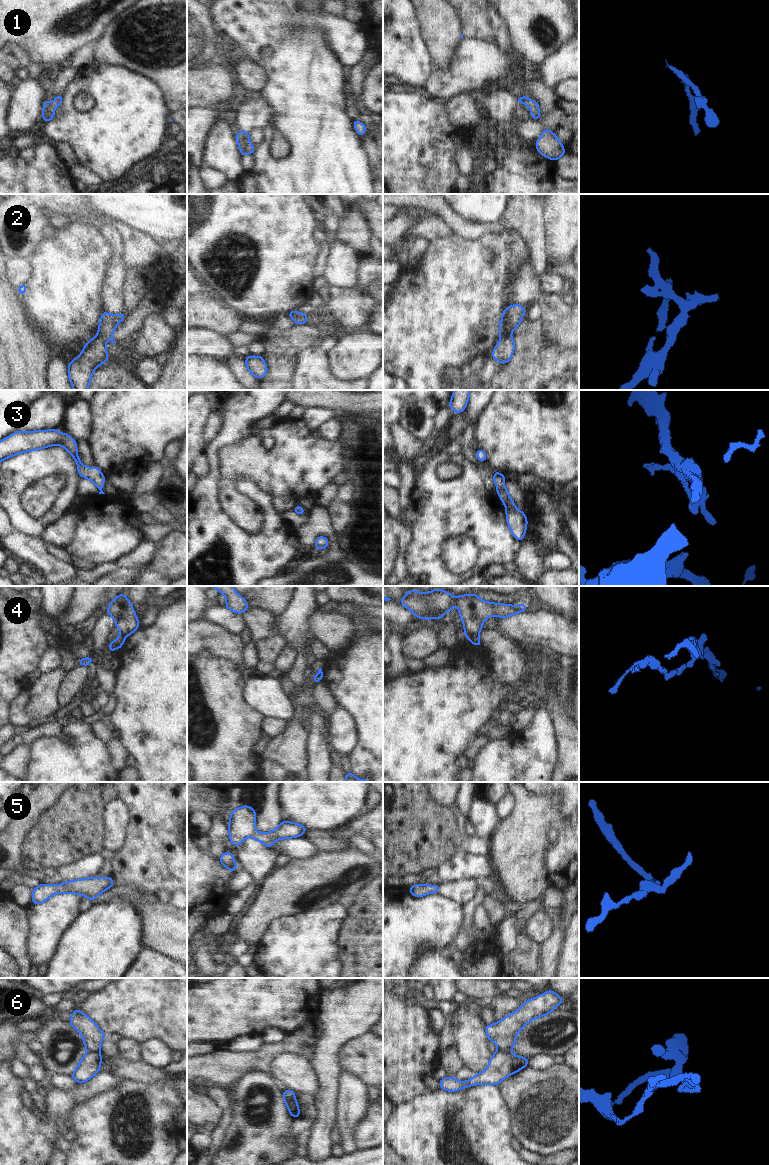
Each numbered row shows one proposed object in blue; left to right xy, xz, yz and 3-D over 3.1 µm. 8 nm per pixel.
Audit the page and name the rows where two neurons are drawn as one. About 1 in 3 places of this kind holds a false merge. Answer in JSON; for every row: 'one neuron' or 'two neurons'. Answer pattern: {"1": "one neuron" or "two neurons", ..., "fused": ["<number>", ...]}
{"1": "one neuron", "2": "two neurons", "3": "one neuron", "4": "two neurons", "5": "one neuron", "6": "two neurons", "fused": ["2", "4", "6"]}

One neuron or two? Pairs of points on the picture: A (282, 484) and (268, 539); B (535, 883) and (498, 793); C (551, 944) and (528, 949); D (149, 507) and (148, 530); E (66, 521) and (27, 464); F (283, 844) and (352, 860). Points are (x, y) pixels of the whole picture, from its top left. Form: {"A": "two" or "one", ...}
{"A": "two", "B": "two", "C": "two", "D": "two", "E": "two", "F": "two"}

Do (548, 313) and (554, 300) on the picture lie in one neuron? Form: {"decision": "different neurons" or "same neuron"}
{"decision": "same neuron"}

